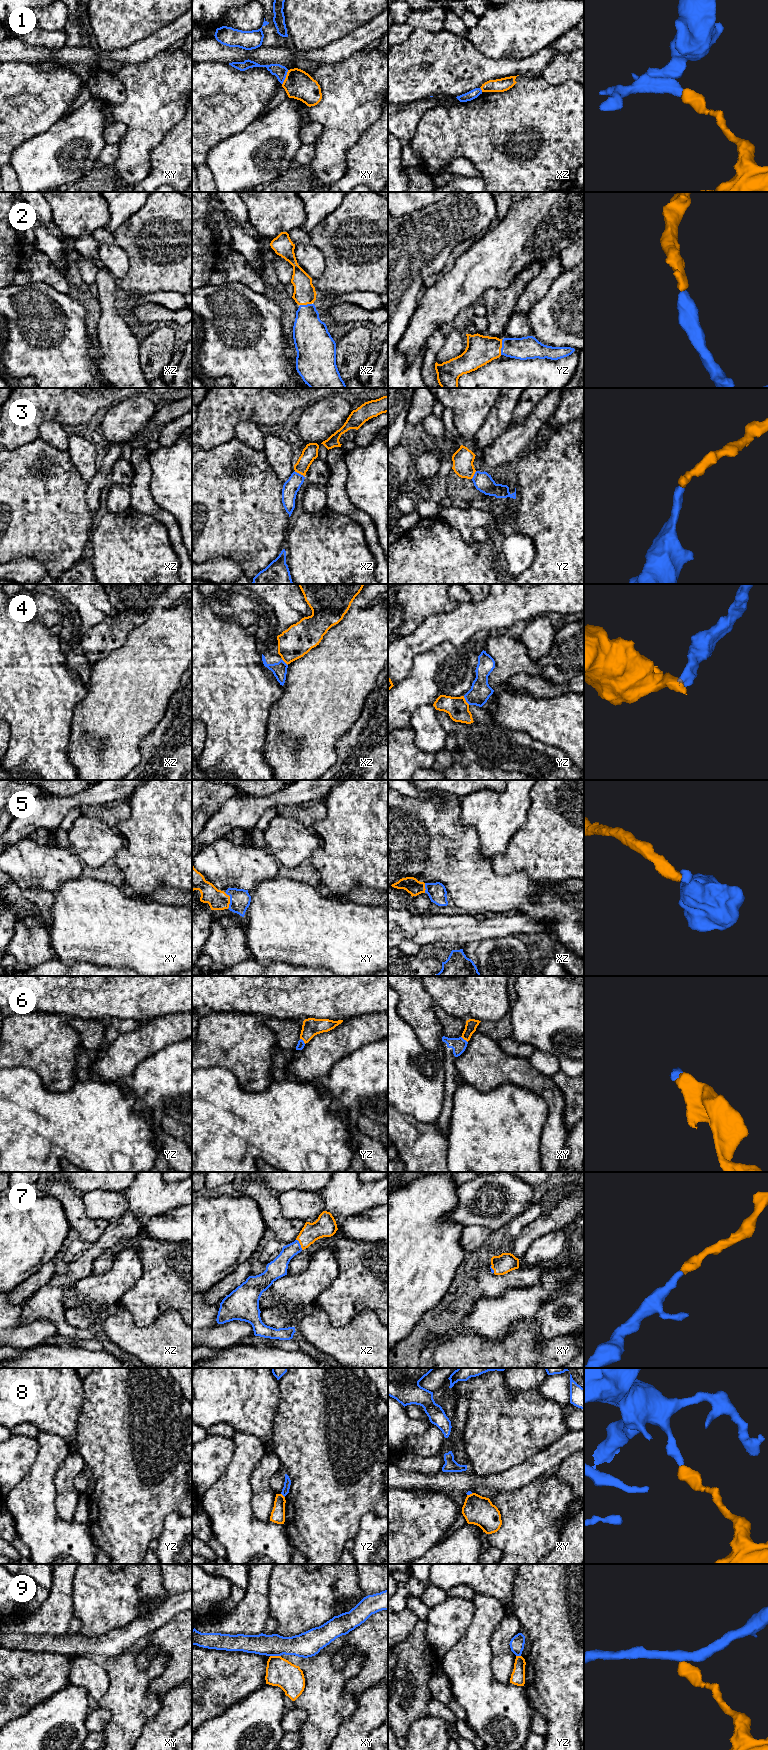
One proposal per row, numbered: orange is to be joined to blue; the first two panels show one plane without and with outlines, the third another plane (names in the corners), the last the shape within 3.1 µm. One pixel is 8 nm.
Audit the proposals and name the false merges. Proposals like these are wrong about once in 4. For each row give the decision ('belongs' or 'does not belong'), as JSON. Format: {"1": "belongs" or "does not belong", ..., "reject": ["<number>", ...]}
{"1": "does not belong", "2": "belongs", "3": "belongs", "4": "does not belong", "5": "belongs", "6": "belongs", "7": "belongs", "8": "does not belong", "9": "does not belong", "reject": ["1", "4", "8", "9"]}

